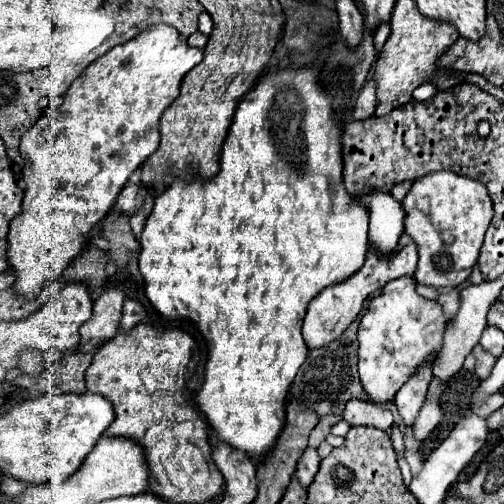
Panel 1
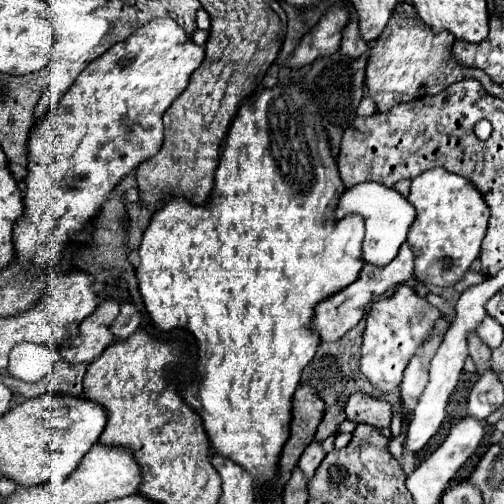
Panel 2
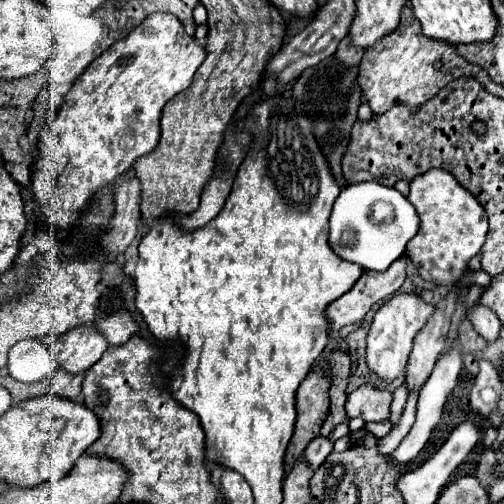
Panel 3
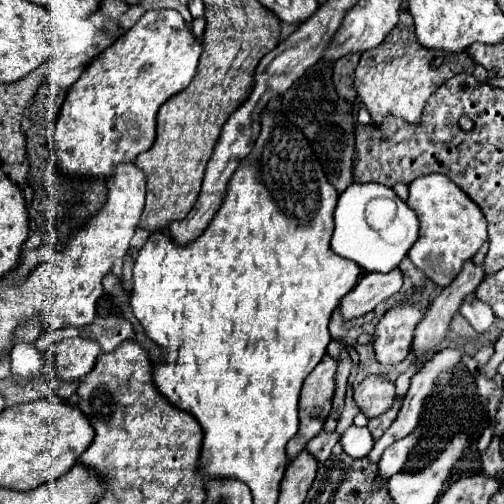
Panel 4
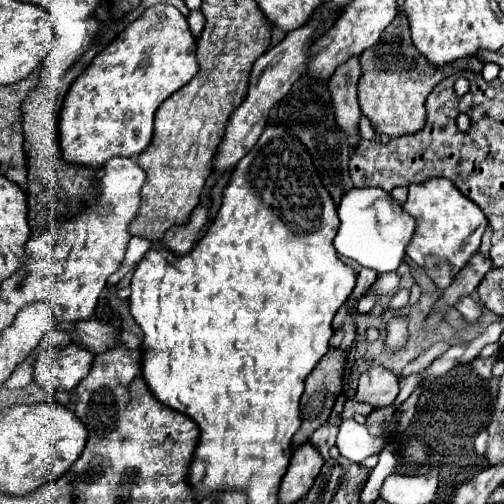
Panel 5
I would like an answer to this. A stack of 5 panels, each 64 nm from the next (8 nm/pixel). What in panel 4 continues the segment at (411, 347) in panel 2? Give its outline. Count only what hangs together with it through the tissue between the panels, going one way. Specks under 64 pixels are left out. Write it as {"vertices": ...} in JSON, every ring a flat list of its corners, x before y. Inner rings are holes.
{"vertices":[[398,304,384,314,374,332,374,350,380,364,396,366,406,358,414,338,414,328,424,312,426,310,420,304]]}

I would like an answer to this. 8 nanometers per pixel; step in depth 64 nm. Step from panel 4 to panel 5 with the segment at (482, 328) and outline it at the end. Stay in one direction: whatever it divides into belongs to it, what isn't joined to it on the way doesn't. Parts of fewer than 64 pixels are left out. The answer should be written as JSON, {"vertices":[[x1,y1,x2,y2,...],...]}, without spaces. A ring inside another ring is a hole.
{"vertices":[[466,296,466,301,459,301,458,305,455,305,455,307,461,313,466,322,470,322,470,324,478,322,478,318,481,317,483,311,483,307,470,296]]}

